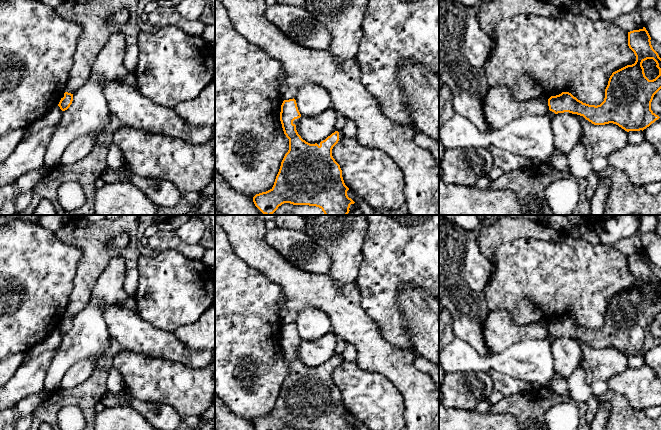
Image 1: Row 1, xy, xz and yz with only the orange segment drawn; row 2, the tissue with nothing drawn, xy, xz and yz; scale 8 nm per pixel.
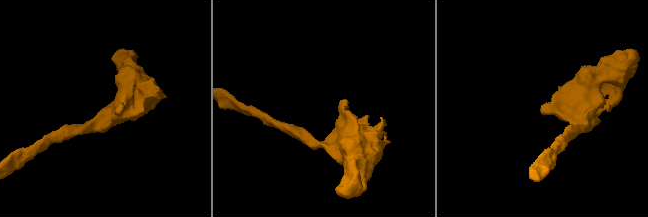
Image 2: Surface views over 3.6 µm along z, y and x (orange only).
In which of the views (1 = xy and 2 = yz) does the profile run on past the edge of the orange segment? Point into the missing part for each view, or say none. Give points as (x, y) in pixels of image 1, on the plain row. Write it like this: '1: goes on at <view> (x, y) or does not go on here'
1: does not go on here
2: does not go on here

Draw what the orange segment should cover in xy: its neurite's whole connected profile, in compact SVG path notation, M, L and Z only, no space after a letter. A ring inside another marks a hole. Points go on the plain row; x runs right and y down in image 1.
M65 316L64 321L61 322L58 330L62 335L65 335L70 331L70 329L72 328L72 325L73 325L73 318Z

